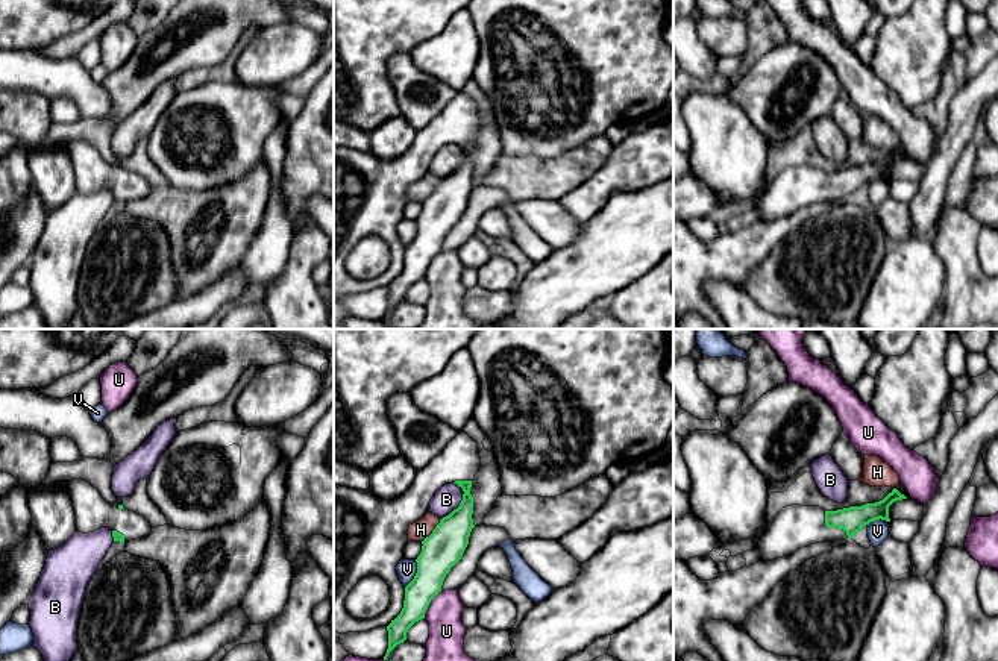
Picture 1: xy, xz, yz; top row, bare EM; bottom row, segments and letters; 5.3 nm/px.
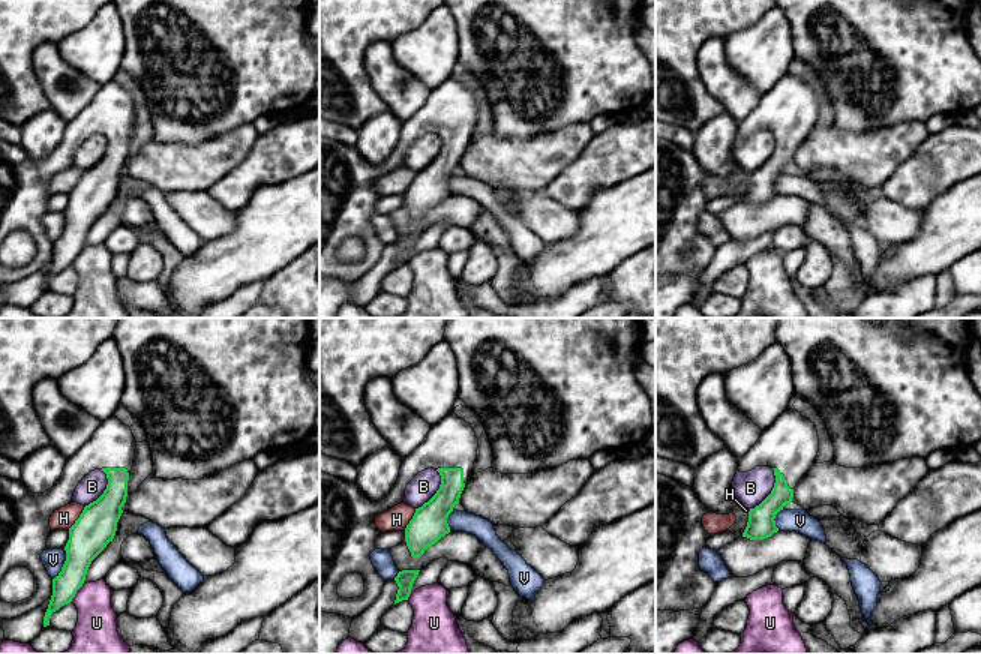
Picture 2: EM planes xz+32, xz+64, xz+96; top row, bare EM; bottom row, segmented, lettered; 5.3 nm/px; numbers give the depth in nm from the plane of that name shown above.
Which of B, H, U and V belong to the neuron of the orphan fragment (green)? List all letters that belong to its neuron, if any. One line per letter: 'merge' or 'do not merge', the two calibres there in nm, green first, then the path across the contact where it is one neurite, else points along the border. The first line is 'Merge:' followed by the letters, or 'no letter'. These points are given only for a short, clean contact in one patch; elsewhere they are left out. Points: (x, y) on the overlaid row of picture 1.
Merge: no letter
B: do not merge; calibres 200 and 140 nm; border xz (455, 482), (463, 491), (463, 499), (442, 519)
H: do not merge; calibres 200 and 100 nm; border xz (442, 519), (422, 541)
U: do not merge; calibres 190 and 190 nm
V: do not merge; calibres 200 and 110 nm

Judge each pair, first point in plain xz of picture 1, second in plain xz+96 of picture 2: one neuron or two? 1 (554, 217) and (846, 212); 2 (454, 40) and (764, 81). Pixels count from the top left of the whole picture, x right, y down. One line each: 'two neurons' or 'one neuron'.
1: two neurons
2: one neuron

